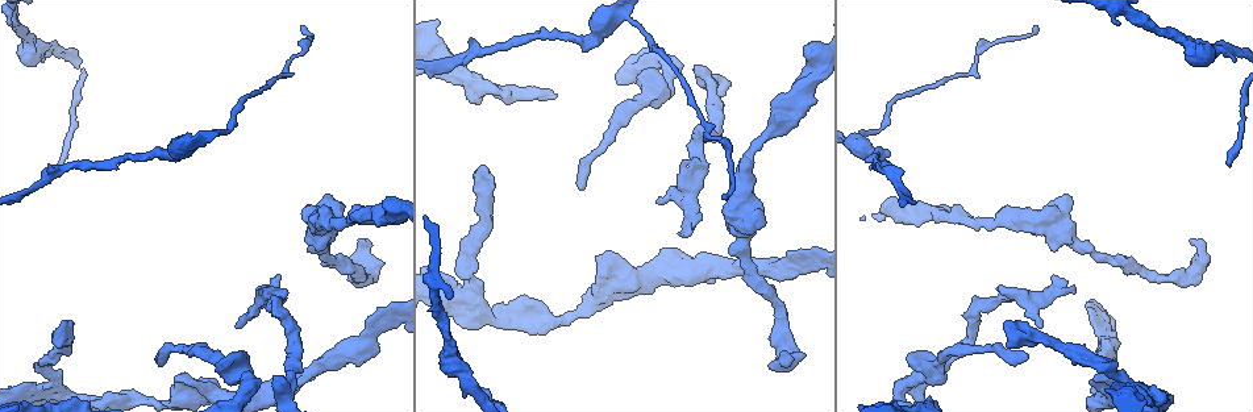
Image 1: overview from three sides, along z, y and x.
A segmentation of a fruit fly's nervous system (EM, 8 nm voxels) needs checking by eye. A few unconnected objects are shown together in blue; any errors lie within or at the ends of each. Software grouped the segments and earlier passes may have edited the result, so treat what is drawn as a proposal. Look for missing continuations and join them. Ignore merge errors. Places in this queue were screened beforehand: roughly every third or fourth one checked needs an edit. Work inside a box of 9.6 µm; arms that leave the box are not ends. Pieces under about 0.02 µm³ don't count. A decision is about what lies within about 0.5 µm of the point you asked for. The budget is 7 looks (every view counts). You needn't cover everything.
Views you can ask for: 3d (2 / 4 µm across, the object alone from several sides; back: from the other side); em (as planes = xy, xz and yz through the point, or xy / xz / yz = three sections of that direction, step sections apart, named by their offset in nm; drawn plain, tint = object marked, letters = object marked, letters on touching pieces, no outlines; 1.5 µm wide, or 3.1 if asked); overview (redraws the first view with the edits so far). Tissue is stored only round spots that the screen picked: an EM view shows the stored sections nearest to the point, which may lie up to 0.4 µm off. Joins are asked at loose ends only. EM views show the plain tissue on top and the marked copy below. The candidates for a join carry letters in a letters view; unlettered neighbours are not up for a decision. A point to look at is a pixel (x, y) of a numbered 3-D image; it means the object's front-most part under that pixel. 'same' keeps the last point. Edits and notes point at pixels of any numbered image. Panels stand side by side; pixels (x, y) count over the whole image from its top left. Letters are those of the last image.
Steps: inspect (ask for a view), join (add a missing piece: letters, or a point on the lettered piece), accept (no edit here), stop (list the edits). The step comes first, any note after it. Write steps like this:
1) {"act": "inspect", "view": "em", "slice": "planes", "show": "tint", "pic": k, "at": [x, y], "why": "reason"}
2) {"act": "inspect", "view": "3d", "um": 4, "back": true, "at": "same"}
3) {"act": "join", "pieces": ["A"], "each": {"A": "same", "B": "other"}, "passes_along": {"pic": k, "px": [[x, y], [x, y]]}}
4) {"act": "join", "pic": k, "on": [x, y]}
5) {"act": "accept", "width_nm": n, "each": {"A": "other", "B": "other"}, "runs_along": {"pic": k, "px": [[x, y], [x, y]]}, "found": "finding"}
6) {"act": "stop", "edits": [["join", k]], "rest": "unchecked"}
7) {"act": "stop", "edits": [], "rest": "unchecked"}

{"act": "inspect", "view": "3d", "um": 2, "pic": 1, "at": [160, 353], "why": "long arm stops here"}

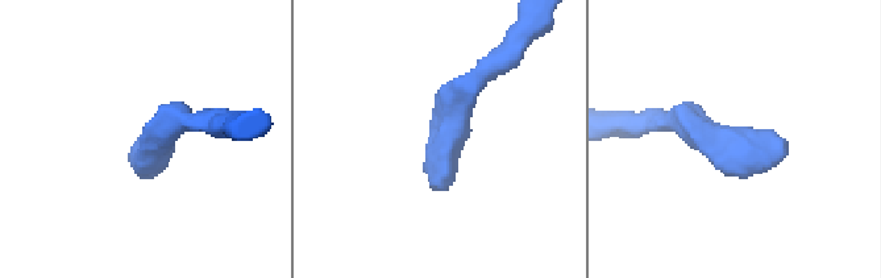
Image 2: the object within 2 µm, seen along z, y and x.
{"act": "inspect", "view": "em", "slice": "xy", "step": 4, "show": "tint", "pic": 2, "at": [447, 178]}

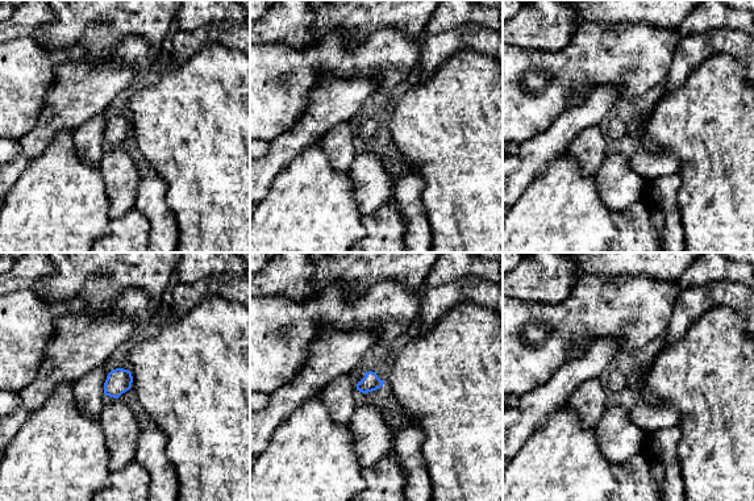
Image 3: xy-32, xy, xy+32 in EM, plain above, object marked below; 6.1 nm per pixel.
{"act": "inspect", "view": "em", "slice": "planes", "show": "letters", "at": "same"}

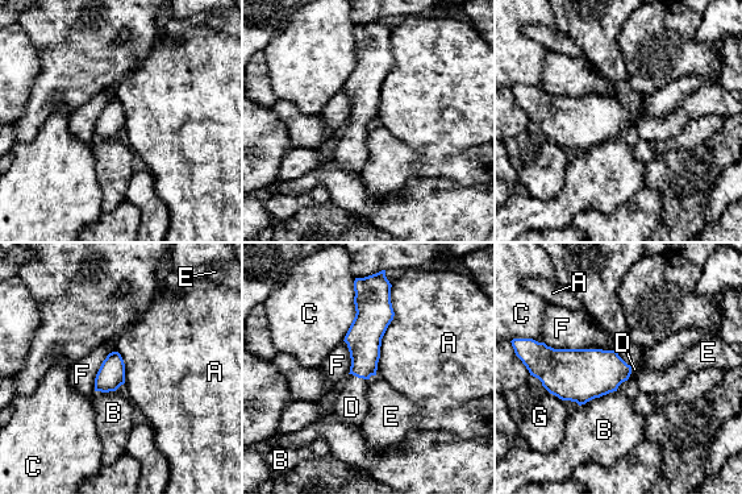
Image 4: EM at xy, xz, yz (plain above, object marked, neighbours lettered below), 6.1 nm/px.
{"act": "join", "pic": 4, "on": [351, 407], "width_nm": 170, "each": {"A": "other", "B": "other", "C": "other", "D": "same", "E": "other", "F": "other", "G": "other"}, "passes_along": {"pic": 4, "px": [[363, 339], [359, 377], [351, 407]]}, "found": "it goes on there"}

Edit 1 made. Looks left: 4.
{"act": "inspect", "view": "3d", "um": 2, "pic": 1, "at": [655, 202], "why": "branch stops here"}

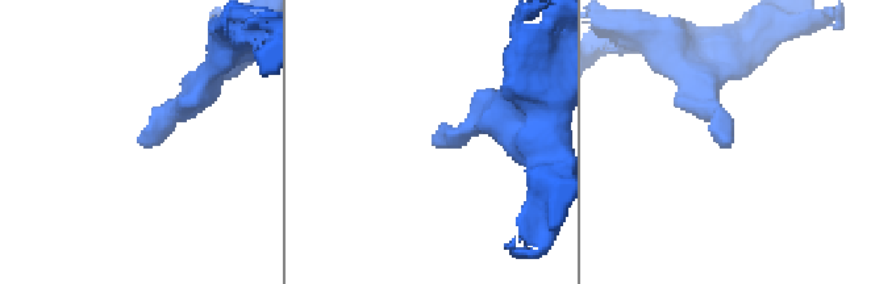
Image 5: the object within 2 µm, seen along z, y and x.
{"act": "inspect", "view": "em", "slice": "yz", "step": 4, "show": "tint", "pic": 5, "at": [727, 143], "why": "shape alone is not enough"}

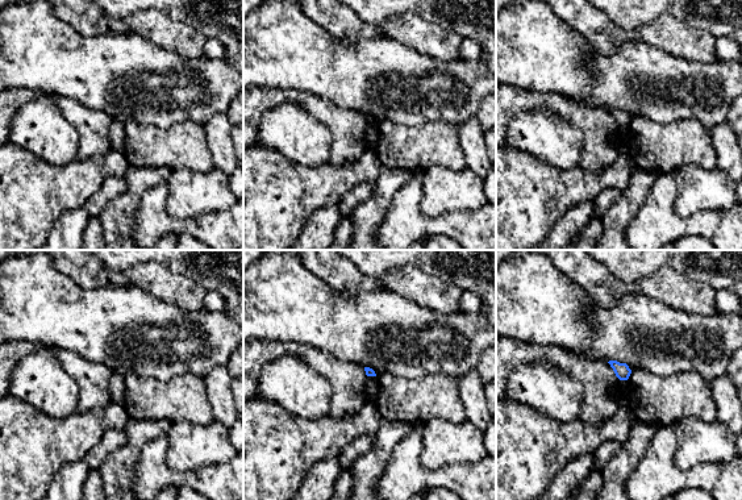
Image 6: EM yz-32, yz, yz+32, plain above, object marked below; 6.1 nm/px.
{"act": "inspect", "view": "em", "slice": "planes", "show": "letters", "at": "same"}

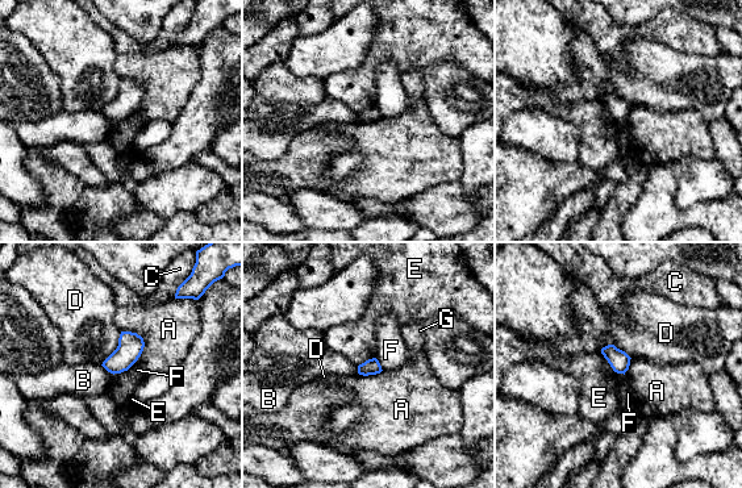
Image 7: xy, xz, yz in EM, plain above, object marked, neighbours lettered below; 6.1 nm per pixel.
{"act": "accept", "each": {"A": "other", "B": "other", "C": "other", "D": "other", "E": "other", "F": "other", "G": "other"}, "border": {"pic": 7, "px": [[121, 330], [144, 342], [132, 365]]}, "found": "none of them fits"}

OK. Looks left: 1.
{"act": "stop", "edits": [["join", 4]], "rest": "unchecked"}

